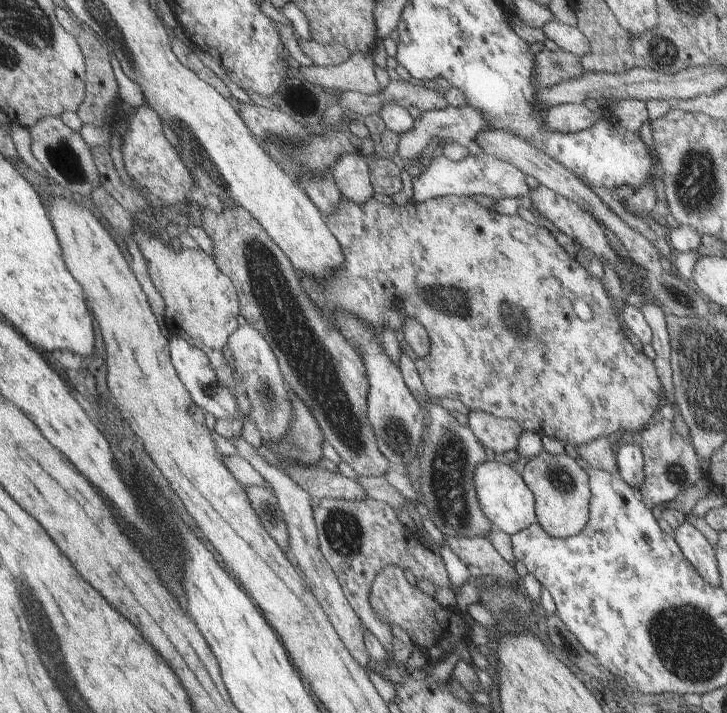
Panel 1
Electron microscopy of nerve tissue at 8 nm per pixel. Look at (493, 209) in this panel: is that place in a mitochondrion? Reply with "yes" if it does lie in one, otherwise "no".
no

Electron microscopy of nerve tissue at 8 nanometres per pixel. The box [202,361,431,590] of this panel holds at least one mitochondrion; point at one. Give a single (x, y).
(343, 532)

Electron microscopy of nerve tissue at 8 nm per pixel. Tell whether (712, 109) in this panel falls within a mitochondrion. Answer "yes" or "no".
no

